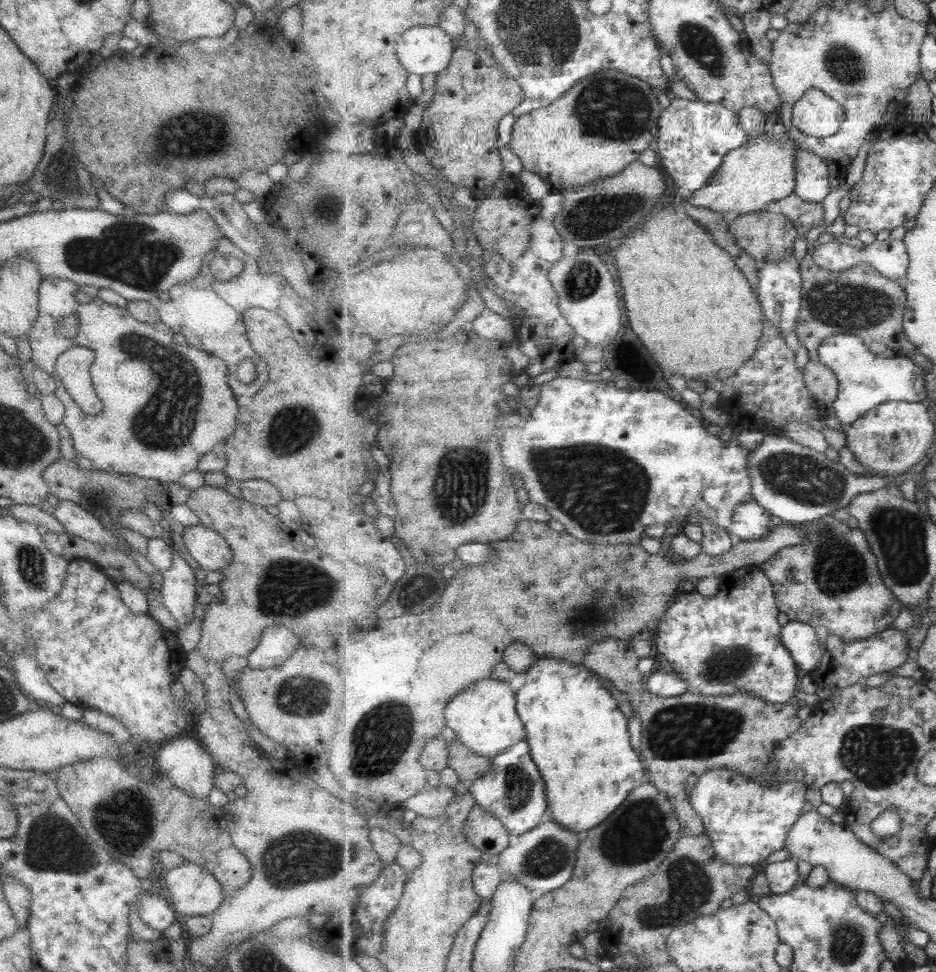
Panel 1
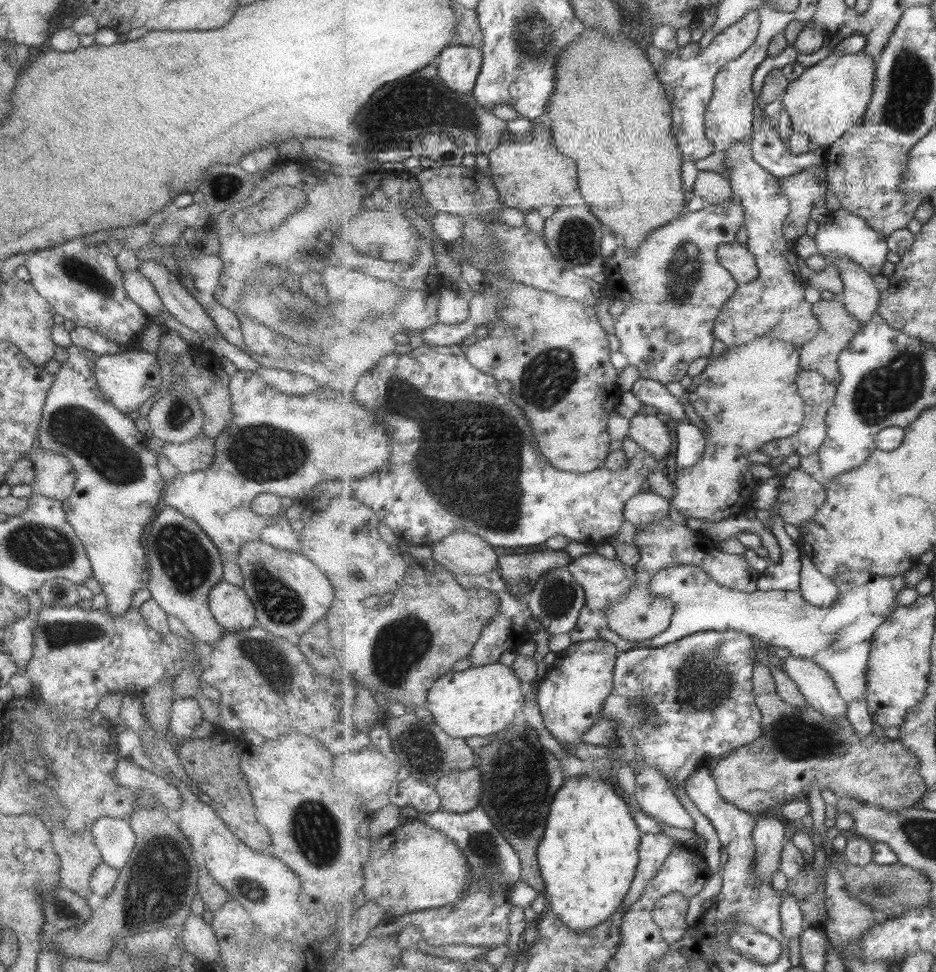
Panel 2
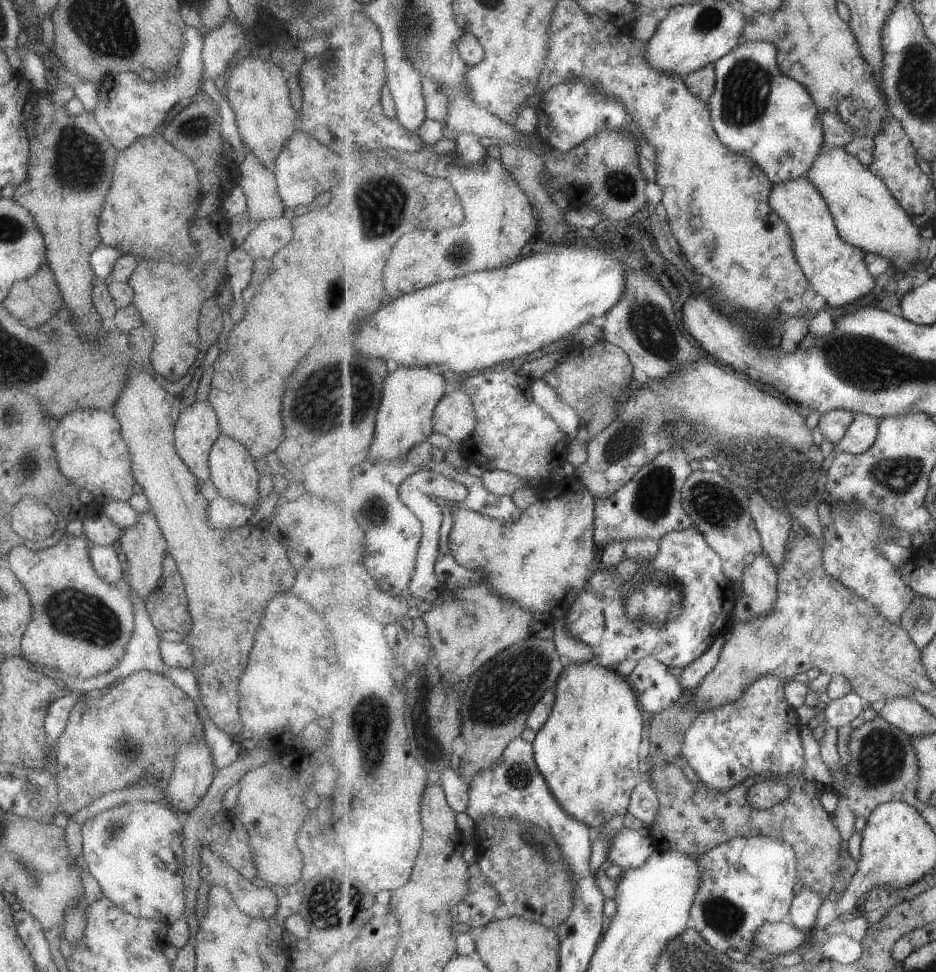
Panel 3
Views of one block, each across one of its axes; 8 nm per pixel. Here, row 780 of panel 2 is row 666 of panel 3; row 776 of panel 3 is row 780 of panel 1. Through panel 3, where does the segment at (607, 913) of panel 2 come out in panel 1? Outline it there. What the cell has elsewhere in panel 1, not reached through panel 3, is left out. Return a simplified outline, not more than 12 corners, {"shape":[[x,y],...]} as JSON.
{"shape":[[584,662],[516,692],[548,818],[577,834],[648,782],[631,720]]}

